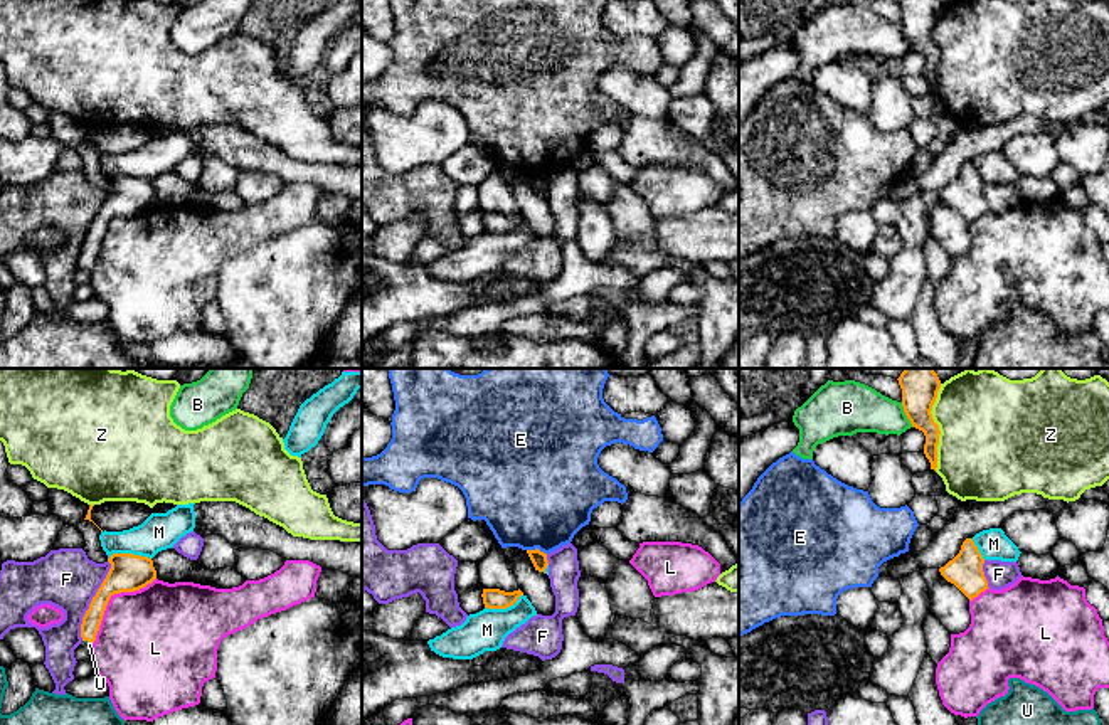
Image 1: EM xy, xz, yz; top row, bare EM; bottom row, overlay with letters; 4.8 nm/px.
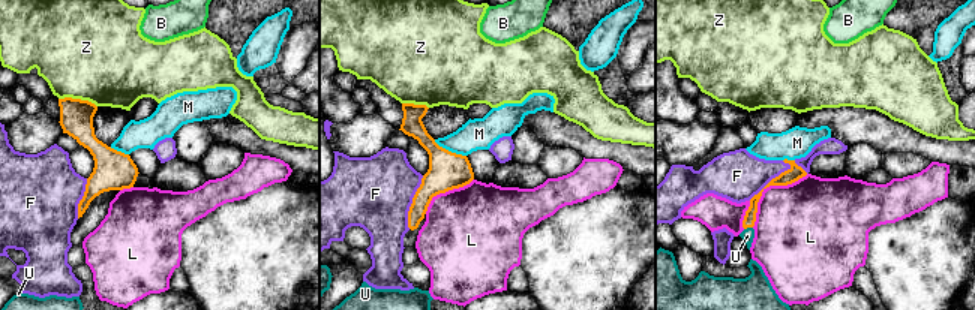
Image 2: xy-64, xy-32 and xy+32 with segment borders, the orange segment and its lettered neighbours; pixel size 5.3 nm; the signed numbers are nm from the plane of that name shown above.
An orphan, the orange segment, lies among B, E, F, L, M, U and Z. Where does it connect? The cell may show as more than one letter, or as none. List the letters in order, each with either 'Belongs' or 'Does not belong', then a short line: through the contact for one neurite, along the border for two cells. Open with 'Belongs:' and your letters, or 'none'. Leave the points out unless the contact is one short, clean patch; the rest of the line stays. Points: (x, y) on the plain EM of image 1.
Belongs: U
B: Does not belong. Line: yz (901, 26), (912, 49)
E: Does not belong. Line: xz (527, 172), (537, 172), (546, 177)
F: Does not belong
L: Does not belong. Line: xy (155, 201), (138, 212), (116, 216), (110, 222), (93, 266)
M: Does not belong
U: Belongs. Line: xy (91, 244), (88, 264), (90, 268)
Z: Does not belong

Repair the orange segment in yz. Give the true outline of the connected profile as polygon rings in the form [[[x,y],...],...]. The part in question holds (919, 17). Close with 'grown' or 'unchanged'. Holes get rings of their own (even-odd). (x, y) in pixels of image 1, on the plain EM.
[[[899,0],[902,30],[912,50],[926,59],[924,77],[931,93],[937,91],[939,49],[932,42],[932,29],[941,12],[939,0]]] | unchanged

